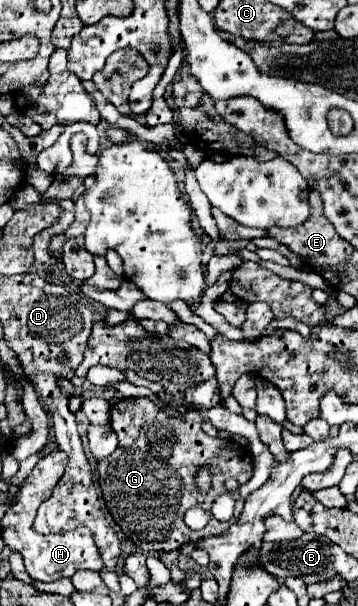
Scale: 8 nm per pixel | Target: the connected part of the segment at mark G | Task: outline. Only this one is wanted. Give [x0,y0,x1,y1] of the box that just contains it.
[97,399,253,553]

